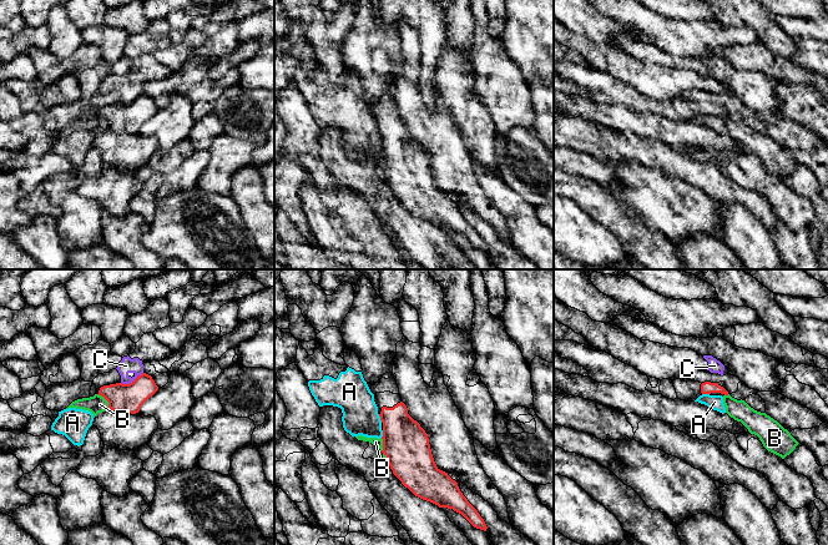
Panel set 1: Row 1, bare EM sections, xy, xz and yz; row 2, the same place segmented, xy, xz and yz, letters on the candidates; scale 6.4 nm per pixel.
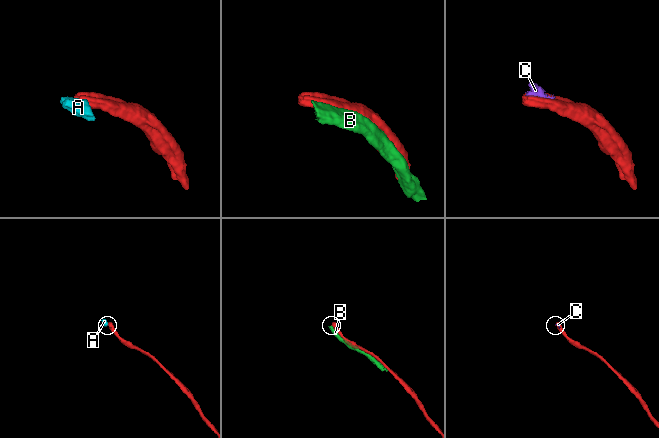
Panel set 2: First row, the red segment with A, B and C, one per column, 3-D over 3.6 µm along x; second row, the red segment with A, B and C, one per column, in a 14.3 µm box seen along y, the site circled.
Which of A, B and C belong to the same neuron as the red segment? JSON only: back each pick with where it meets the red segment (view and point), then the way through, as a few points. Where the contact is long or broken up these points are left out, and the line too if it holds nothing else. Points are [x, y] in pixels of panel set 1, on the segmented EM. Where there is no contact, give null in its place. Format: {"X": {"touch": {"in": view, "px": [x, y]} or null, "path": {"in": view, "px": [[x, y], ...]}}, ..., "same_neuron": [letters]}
{"same_neuron": []}

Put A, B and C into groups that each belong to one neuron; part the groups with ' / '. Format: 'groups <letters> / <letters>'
groups A B / C

